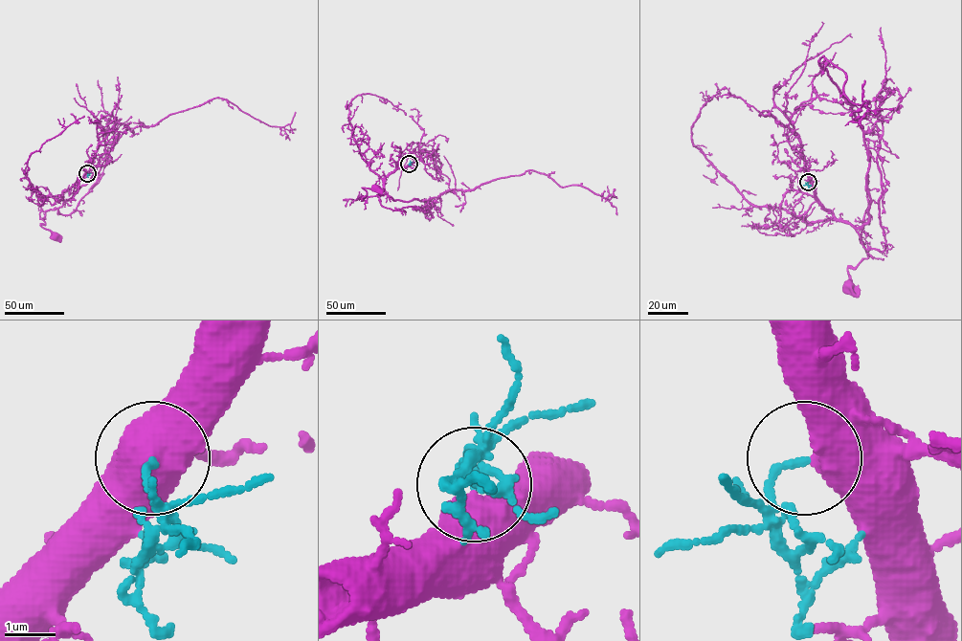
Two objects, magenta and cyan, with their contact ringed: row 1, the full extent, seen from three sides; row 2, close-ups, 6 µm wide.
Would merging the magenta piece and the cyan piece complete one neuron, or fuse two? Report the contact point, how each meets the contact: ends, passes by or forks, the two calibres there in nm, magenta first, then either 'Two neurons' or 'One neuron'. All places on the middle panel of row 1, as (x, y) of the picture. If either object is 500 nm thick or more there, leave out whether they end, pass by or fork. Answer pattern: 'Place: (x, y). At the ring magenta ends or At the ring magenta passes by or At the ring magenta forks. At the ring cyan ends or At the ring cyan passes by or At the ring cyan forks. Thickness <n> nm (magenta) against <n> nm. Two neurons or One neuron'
Place: (409, 164). Thickness 850 nm (magenta) against 130 nm. One neuron

